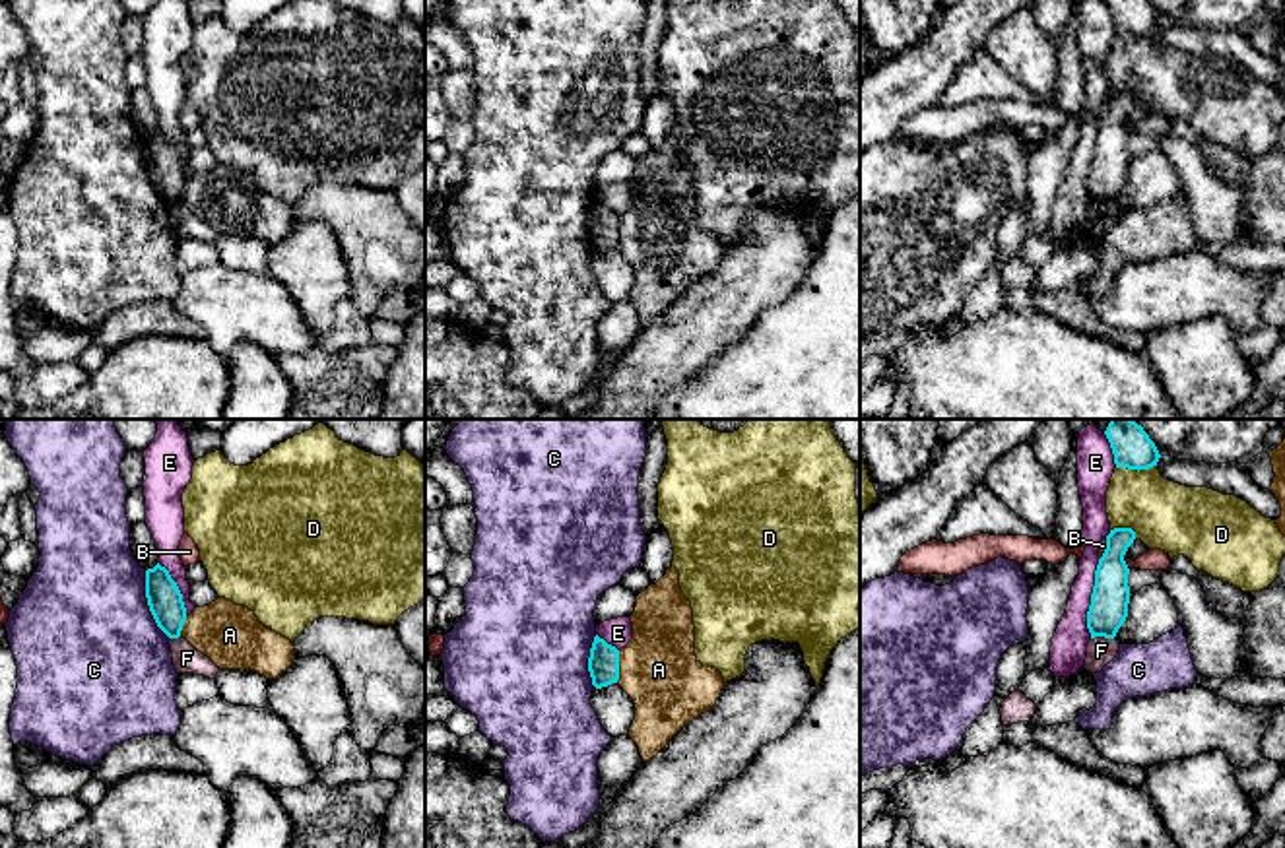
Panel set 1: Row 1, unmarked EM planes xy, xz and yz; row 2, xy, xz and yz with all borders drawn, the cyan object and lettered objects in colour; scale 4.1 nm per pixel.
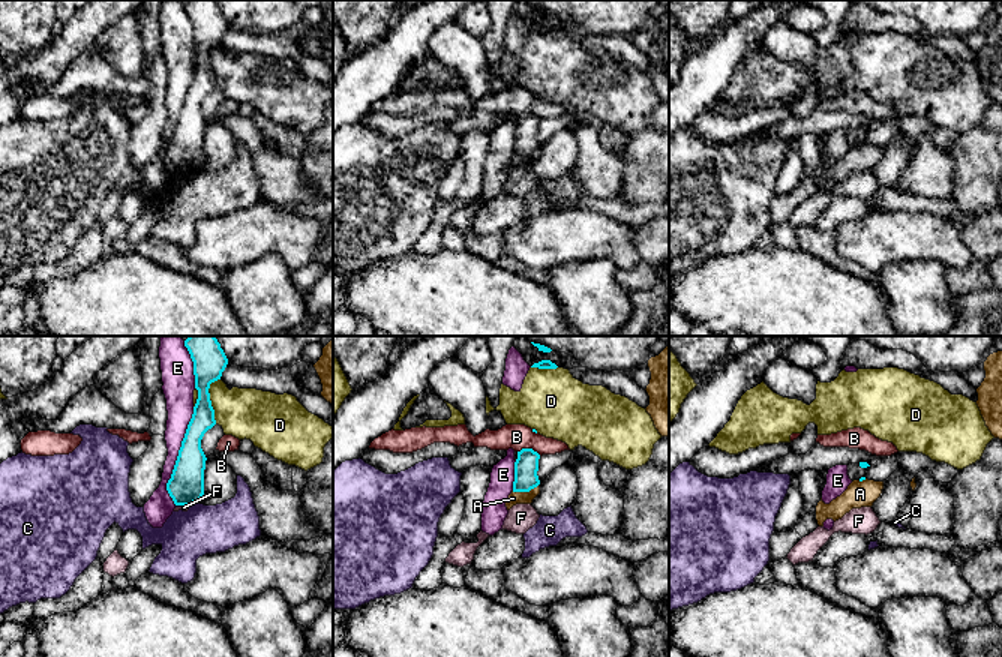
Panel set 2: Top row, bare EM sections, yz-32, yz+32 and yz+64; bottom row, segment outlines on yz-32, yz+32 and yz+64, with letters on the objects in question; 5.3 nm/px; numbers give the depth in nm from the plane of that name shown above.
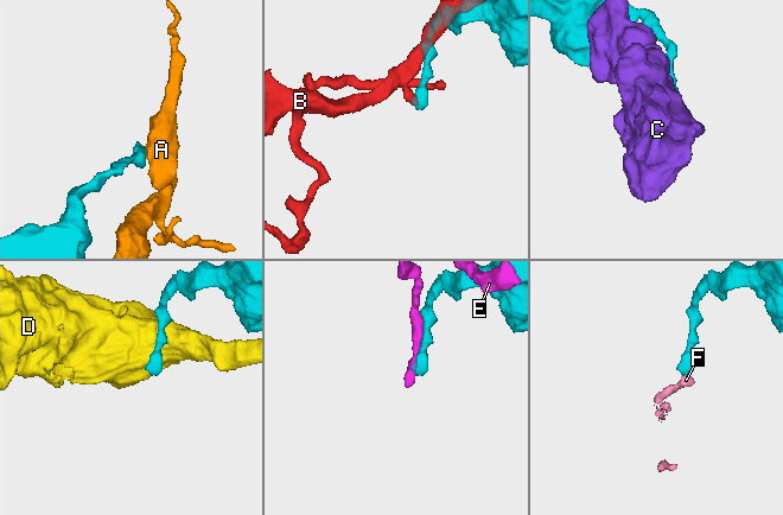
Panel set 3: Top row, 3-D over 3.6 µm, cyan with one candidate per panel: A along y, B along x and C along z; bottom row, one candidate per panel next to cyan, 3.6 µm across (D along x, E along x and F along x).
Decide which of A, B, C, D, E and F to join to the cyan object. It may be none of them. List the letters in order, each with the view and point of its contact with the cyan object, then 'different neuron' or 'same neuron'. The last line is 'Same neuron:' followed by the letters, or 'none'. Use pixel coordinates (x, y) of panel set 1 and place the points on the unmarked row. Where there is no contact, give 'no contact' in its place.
A: contact xz (618, 231); different neuron
B: contact yz (1124, 127); different neuron
C: contact xy (148, 169); different neuron
D: contact yz (1136, 33); different neuron
E: contact yz (1091, 163); different neuron
F: contact yz (1103, 200); different neuron
Same neuron: none

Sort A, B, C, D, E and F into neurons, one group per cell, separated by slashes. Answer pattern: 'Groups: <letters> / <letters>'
Groups: A / B / C / D / E / F

